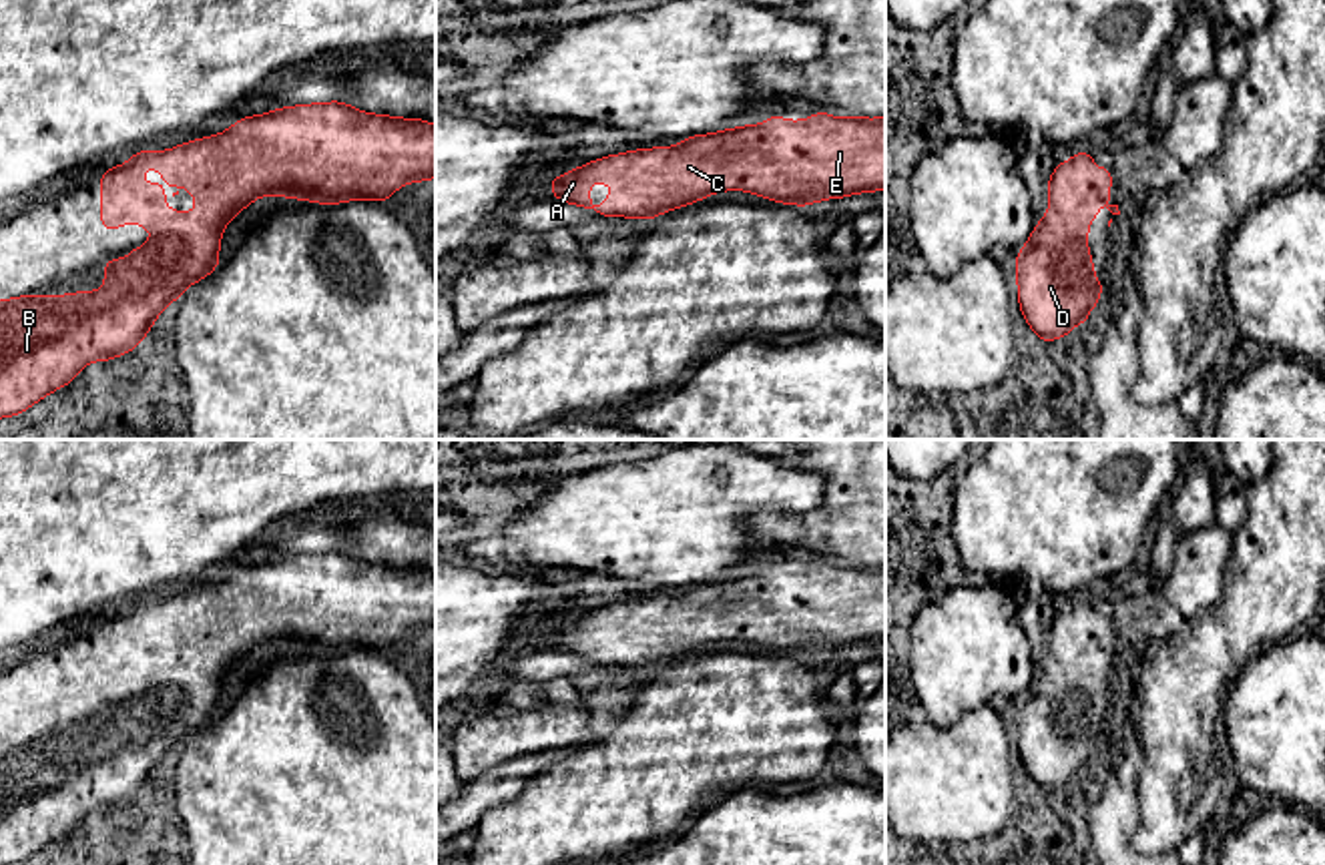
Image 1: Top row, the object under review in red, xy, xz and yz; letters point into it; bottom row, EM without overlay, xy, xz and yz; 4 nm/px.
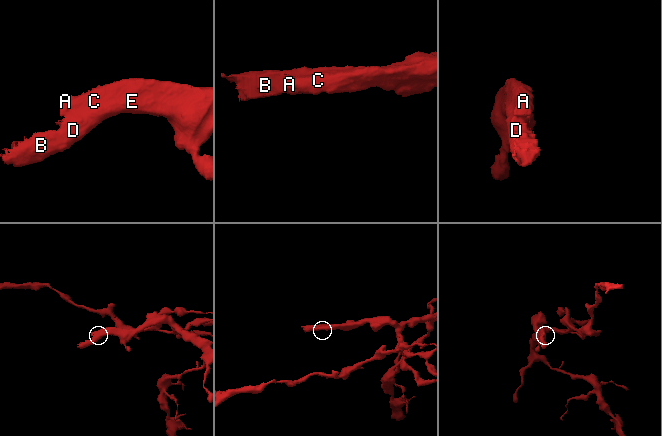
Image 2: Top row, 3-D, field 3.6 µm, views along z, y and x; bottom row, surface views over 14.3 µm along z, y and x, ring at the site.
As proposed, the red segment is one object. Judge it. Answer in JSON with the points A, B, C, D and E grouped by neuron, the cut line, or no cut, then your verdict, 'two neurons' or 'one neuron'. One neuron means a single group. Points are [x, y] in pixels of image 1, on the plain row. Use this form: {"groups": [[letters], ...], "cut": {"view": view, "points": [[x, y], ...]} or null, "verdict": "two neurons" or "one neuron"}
{"groups": [["A", "B", "C", "D", "E"]], "cut": null, "verdict": "one neuron"}

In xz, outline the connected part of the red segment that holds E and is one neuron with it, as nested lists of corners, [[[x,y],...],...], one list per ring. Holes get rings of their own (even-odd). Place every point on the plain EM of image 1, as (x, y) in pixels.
[[[821,558],[805,570],[769,564],[763,574],[717,580],[683,588],[677,596],[636,598],[608,604],[550,628],[554,650],[586,658],[592,666],[654,668],[699,652],[721,640],[747,640],[783,654],[809,656],[825,648],[885,640],[885,566],[837,568]],[[598,628],[620,642],[606,644],[596,660],[588,636]]]

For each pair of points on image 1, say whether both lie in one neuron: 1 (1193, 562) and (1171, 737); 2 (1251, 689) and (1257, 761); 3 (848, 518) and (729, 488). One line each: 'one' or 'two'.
1: two
2: one
3: two

